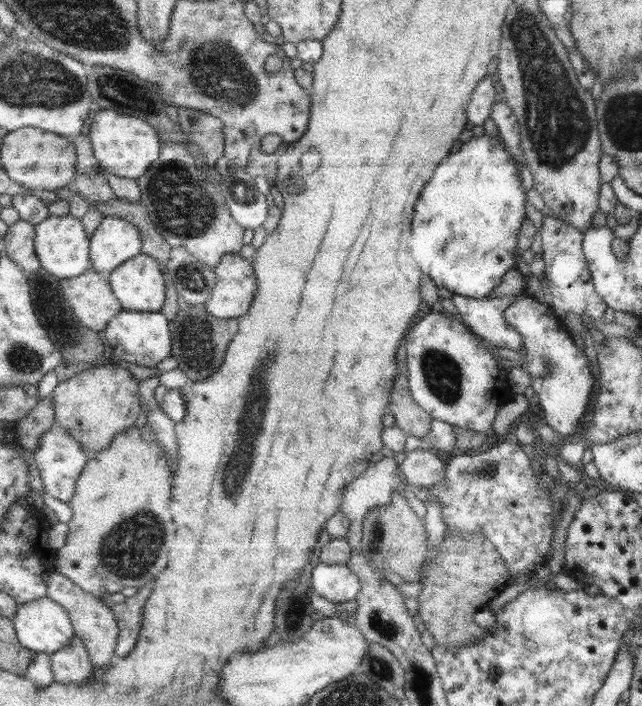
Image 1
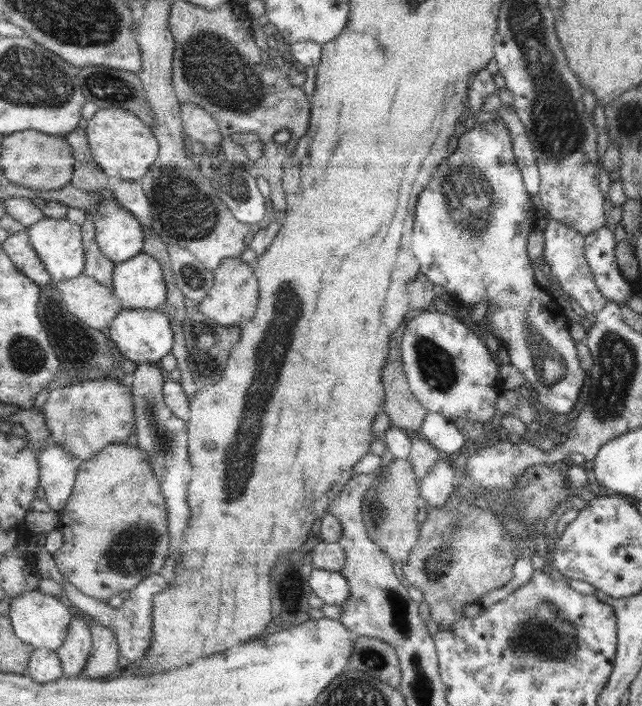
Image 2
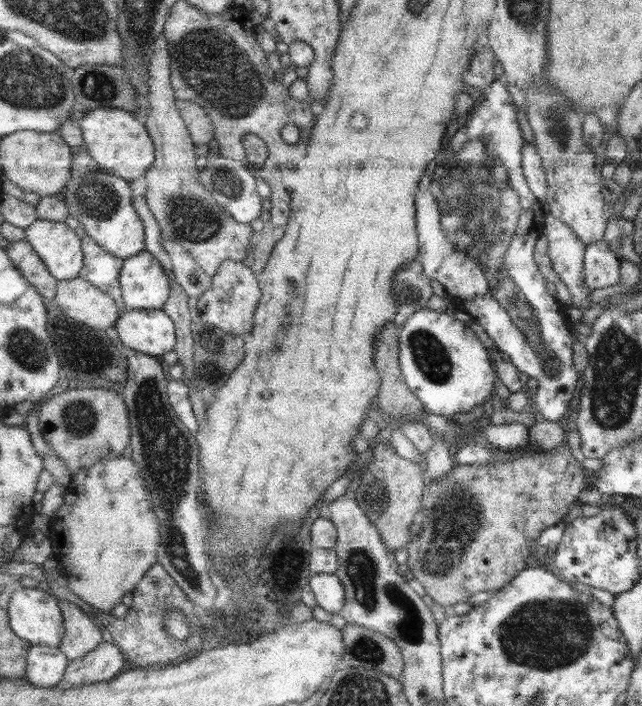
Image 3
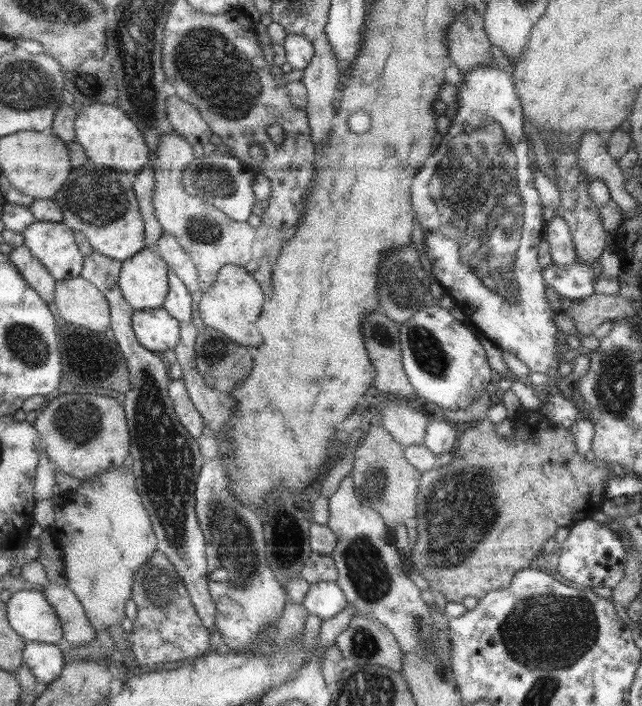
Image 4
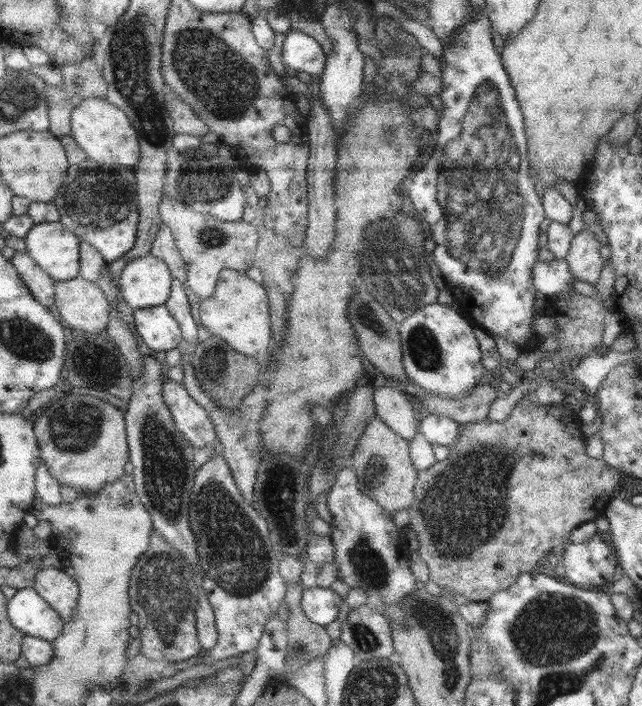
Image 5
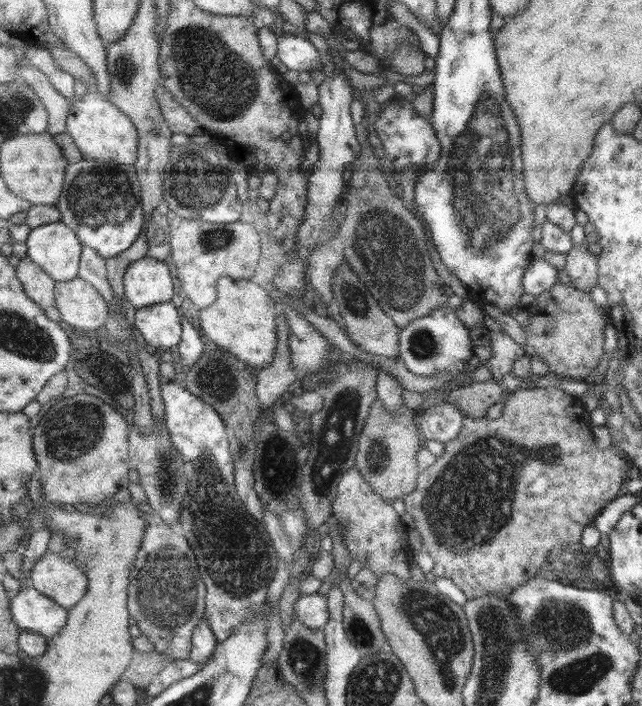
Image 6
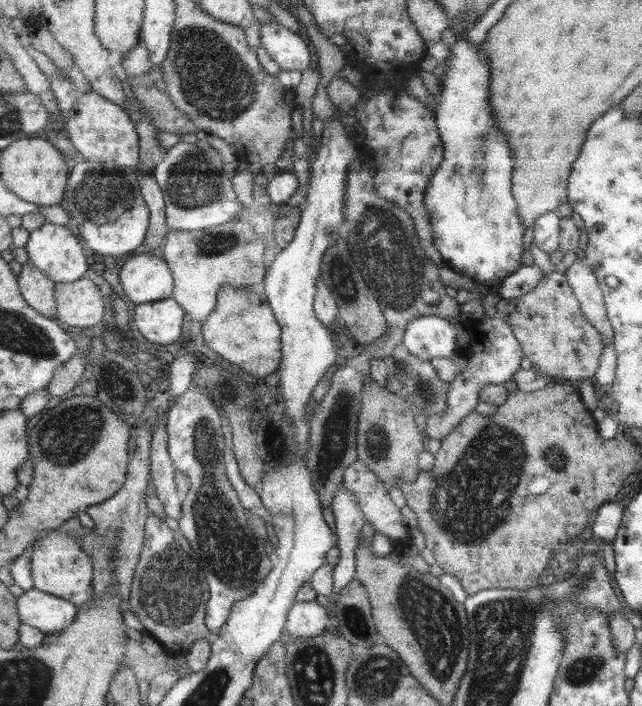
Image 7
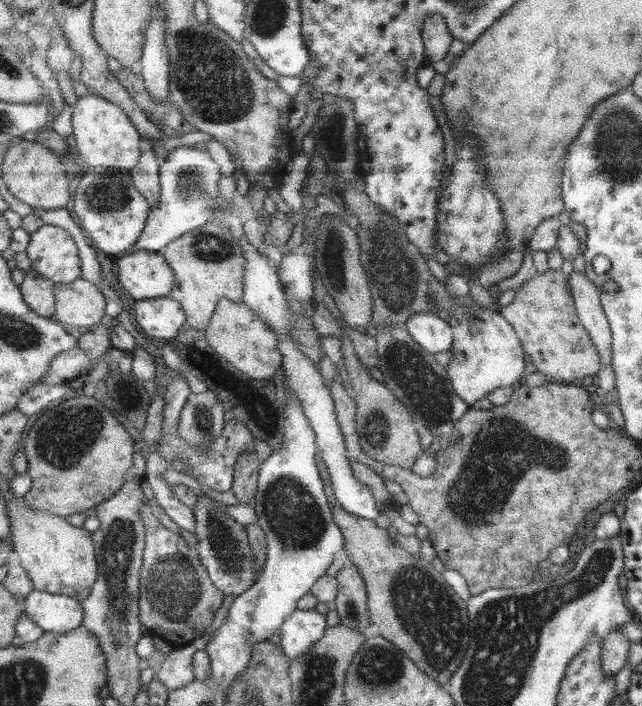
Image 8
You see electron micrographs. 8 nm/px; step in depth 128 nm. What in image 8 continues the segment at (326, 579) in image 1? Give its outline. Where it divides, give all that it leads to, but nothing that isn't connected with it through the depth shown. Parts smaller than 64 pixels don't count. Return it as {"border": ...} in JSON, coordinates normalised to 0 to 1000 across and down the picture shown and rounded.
{"border":[[[491,863],[463,864],[439,887],[436,918],[453,938],[475,929],[511,891],[508,873]]]}

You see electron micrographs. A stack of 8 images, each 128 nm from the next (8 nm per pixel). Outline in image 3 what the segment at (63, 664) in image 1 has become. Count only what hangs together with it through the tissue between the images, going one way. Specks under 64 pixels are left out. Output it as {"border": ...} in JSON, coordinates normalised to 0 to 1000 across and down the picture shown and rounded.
{"border":[[[90,850],[90,856],[103,890],[103,901],[92,918],[109,936],[131,932],[162,909],[156,884],[117,853]]]}

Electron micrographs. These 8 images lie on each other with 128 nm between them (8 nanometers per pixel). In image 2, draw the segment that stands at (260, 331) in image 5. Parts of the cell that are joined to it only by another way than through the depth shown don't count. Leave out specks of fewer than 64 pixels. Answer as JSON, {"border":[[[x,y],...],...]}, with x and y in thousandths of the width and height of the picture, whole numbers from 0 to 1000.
{"border":[[[375,365],[347,367],[333,384],[333,404],[326,416],[310,429],[319,448],[354,465],[372,463],[379,456],[394,453],[405,425],[405,402],[396,385],[397,374],[380,371]]]}

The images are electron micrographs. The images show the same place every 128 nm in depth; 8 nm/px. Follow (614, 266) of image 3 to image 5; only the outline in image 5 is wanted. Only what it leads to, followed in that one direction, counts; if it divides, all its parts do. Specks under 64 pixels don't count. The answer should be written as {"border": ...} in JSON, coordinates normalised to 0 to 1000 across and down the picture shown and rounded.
{"border":[[[864,367],[858,371],[832,374],[827,384],[827,397],[836,414],[850,418],[864,418],[871,414],[893,411],[893,388],[879,367]]]}

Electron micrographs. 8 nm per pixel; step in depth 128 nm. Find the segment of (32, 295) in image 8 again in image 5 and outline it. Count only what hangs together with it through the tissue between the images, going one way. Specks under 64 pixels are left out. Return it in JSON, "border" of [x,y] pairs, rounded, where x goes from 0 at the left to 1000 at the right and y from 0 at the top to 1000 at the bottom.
{"border":[[[26,356],[17,370],[55,422],[95,453],[97,448],[87,431],[87,397],[40,356]]]}

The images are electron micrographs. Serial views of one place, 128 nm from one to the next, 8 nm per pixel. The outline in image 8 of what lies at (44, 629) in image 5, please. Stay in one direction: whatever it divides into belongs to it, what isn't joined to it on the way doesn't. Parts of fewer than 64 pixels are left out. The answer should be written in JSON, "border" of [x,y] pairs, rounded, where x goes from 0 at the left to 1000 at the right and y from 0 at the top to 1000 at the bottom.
{"border":[[[55,836],[39,846],[39,870],[72,894],[101,897],[131,884],[134,864],[115,846]]]}

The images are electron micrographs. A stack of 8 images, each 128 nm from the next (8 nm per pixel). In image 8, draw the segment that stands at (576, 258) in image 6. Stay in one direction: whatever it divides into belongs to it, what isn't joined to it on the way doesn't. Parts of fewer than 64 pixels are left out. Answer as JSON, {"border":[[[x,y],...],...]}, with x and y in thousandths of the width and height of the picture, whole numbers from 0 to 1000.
{"border":[[[889,384],[882,398],[899,450],[930,496],[936,518],[950,518],[953,479],[933,428],[933,408],[899,384]]]}

